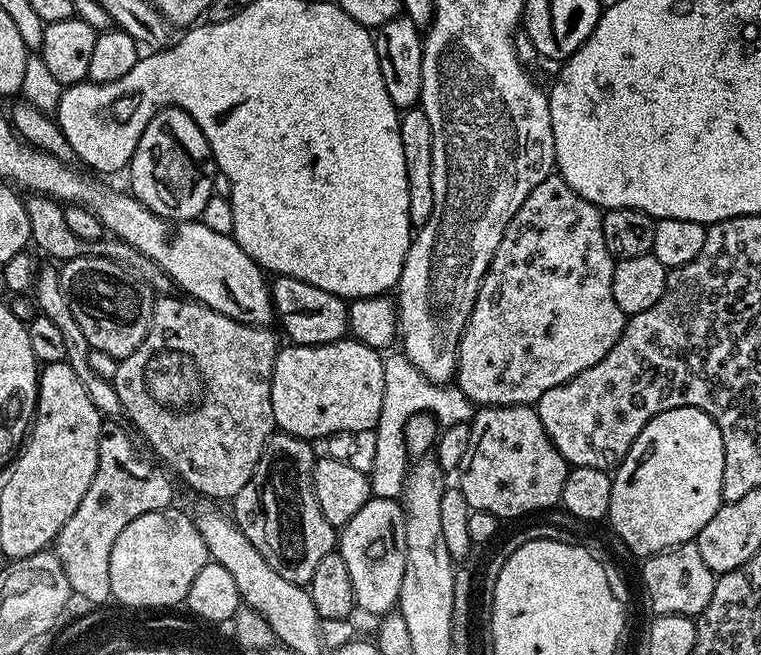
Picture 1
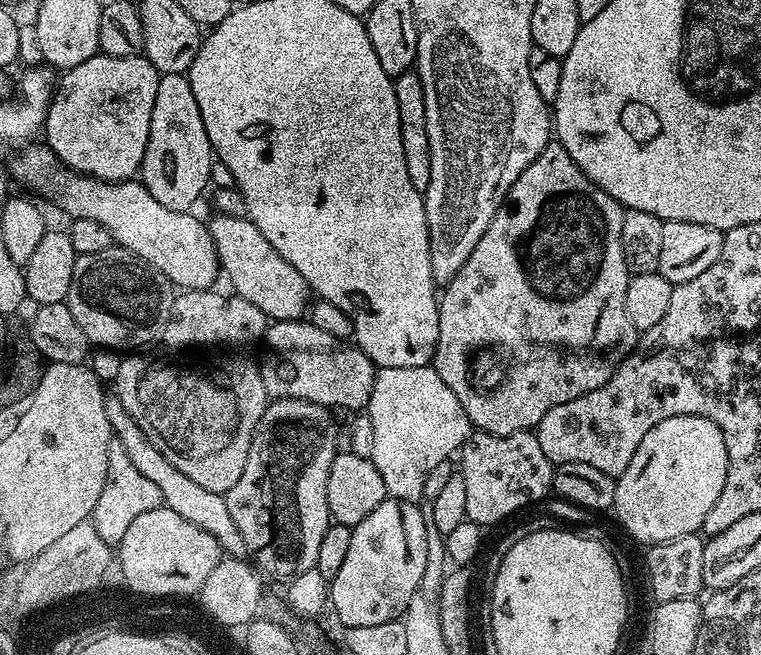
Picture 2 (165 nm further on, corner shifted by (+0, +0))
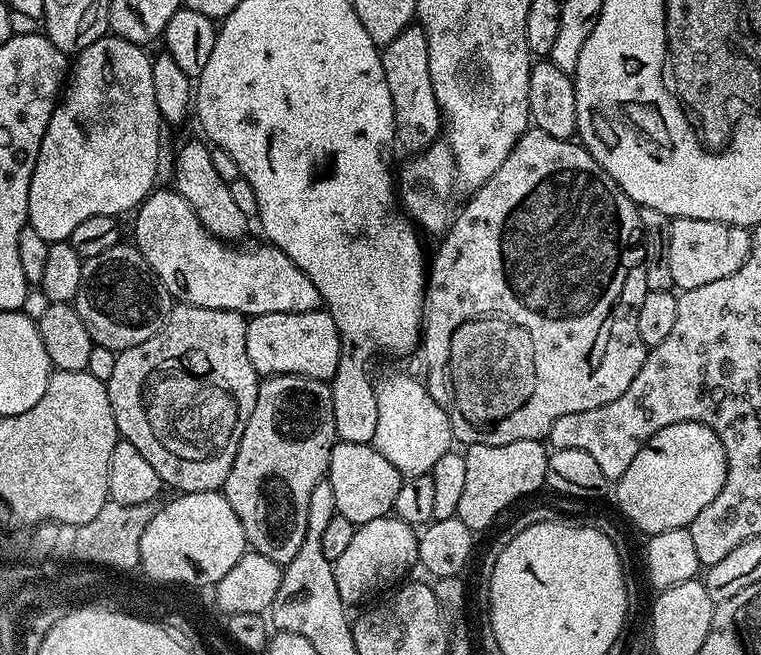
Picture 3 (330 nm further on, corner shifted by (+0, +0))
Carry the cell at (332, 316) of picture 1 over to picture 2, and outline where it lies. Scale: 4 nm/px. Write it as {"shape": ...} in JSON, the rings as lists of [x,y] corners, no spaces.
{"shape":[[[216,214],[213,217],[213,220],[207,221],[208,233],[218,254],[223,279],[226,278],[232,283],[231,291],[235,295],[246,298],[246,302],[252,303],[253,306],[258,306],[258,310],[262,310],[262,314],[268,317],[269,321],[305,319],[310,308],[310,289],[306,278],[302,278],[302,274],[298,274],[298,270],[294,270],[294,266],[290,266],[290,262],[286,262],[286,258],[282,258],[282,254],[278,254],[278,250],[274,250],[270,242],[266,242],[262,230],[258,230],[258,226],[254,226],[254,222],[249,220],[247,215]]]}

